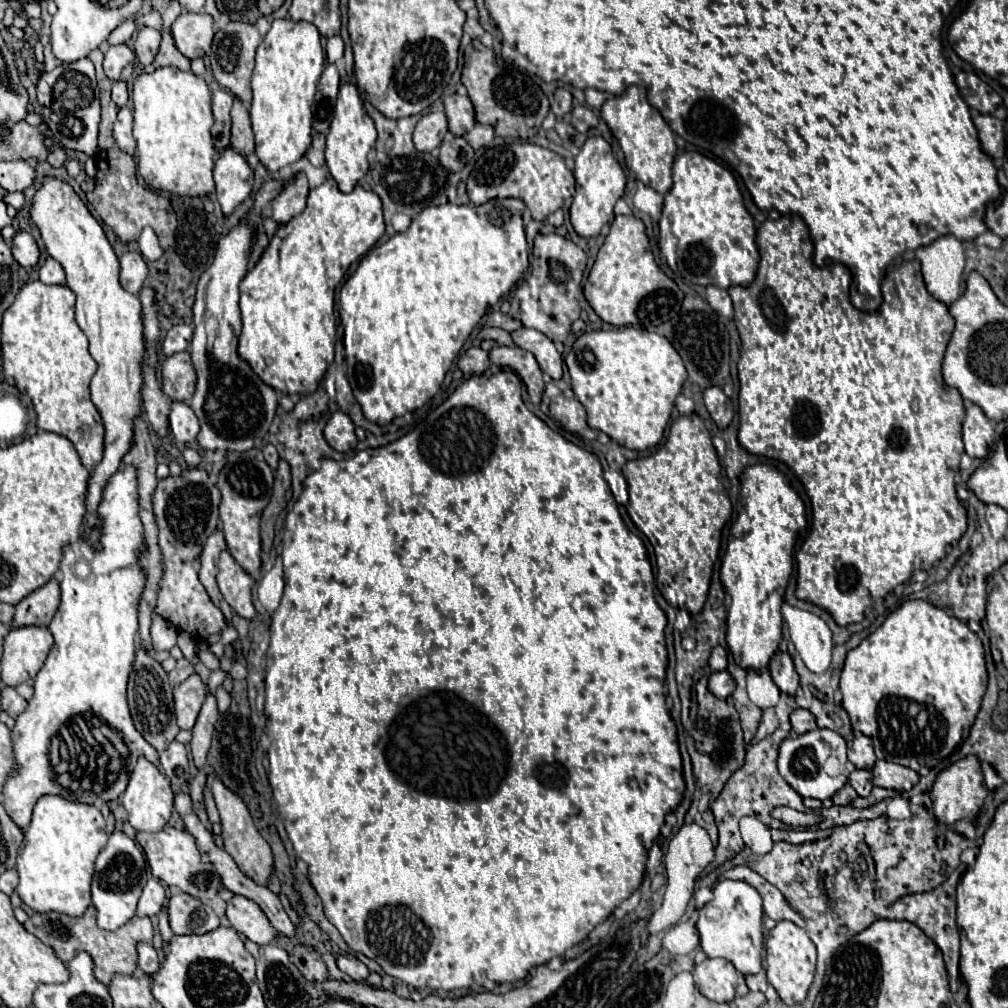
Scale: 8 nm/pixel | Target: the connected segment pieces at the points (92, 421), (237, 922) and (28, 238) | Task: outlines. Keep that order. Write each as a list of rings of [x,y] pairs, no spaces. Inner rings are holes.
[[[41,280],[27,282],[11,308],[3,314],[1,326],[1,358],[3,358],[3,376],[11,386],[15,386],[21,394],[29,396],[33,408],[37,412],[37,428],[61,434],[69,438],[79,454],[81,464],[91,472],[93,466],[103,456],[103,422],[89,398],[89,382],[95,374],[95,360],[87,352],[87,336],[75,322],[75,294],[67,286],[47,286]]]
[[[235,894],[227,902],[225,916],[227,916],[229,924],[237,932],[241,932],[245,938],[249,938],[251,942],[271,944],[273,938],[275,938],[273,926],[269,924],[269,920],[263,914],[263,910],[253,900],[247,900],[245,896]]]
[[[17,232],[15,238],[13,238],[13,256],[15,260],[23,266],[23,268],[29,268],[29,266],[37,266],[39,262],[39,248],[33,240],[31,234],[27,232]]]

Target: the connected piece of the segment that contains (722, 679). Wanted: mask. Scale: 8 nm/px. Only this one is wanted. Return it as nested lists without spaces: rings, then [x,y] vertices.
[[[723,670],[723,672],[713,672],[709,678],[709,690],[717,696],[717,698],[729,698],[735,690],[735,680],[733,676]]]

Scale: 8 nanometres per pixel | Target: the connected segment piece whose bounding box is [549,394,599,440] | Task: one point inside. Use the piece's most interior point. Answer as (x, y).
(568, 411)

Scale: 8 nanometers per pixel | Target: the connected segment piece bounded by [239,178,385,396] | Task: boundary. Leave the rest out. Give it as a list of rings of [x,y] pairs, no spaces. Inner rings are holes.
[[[333,178],[309,190],[307,208],[279,226],[259,262],[241,280],[241,316],[243,332],[239,336],[239,356],[251,364],[253,372],[277,392],[289,396],[307,396],[317,390],[329,364],[333,362],[335,338],[335,288],[349,266],[363,258],[367,250],[383,236],[385,224],[381,200],[373,190],[357,186],[353,192],[339,192]]]

